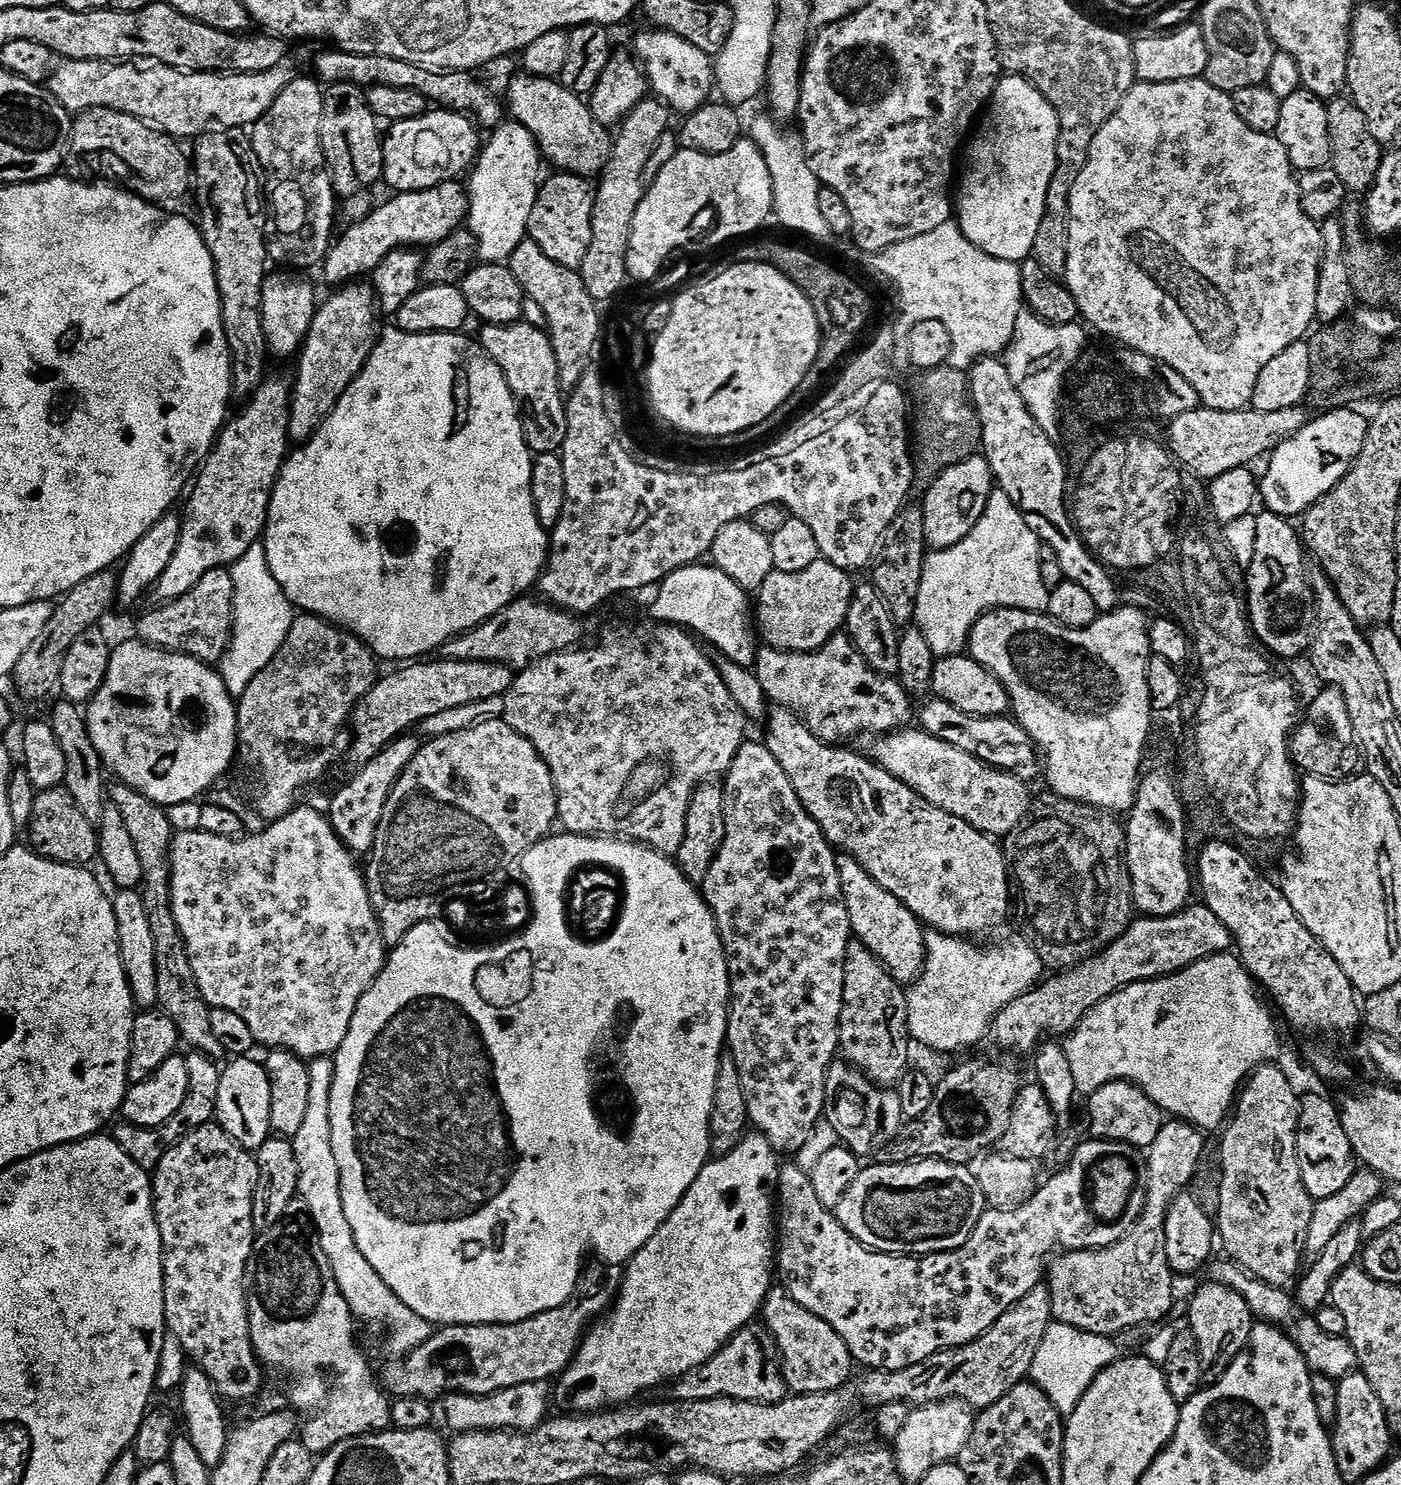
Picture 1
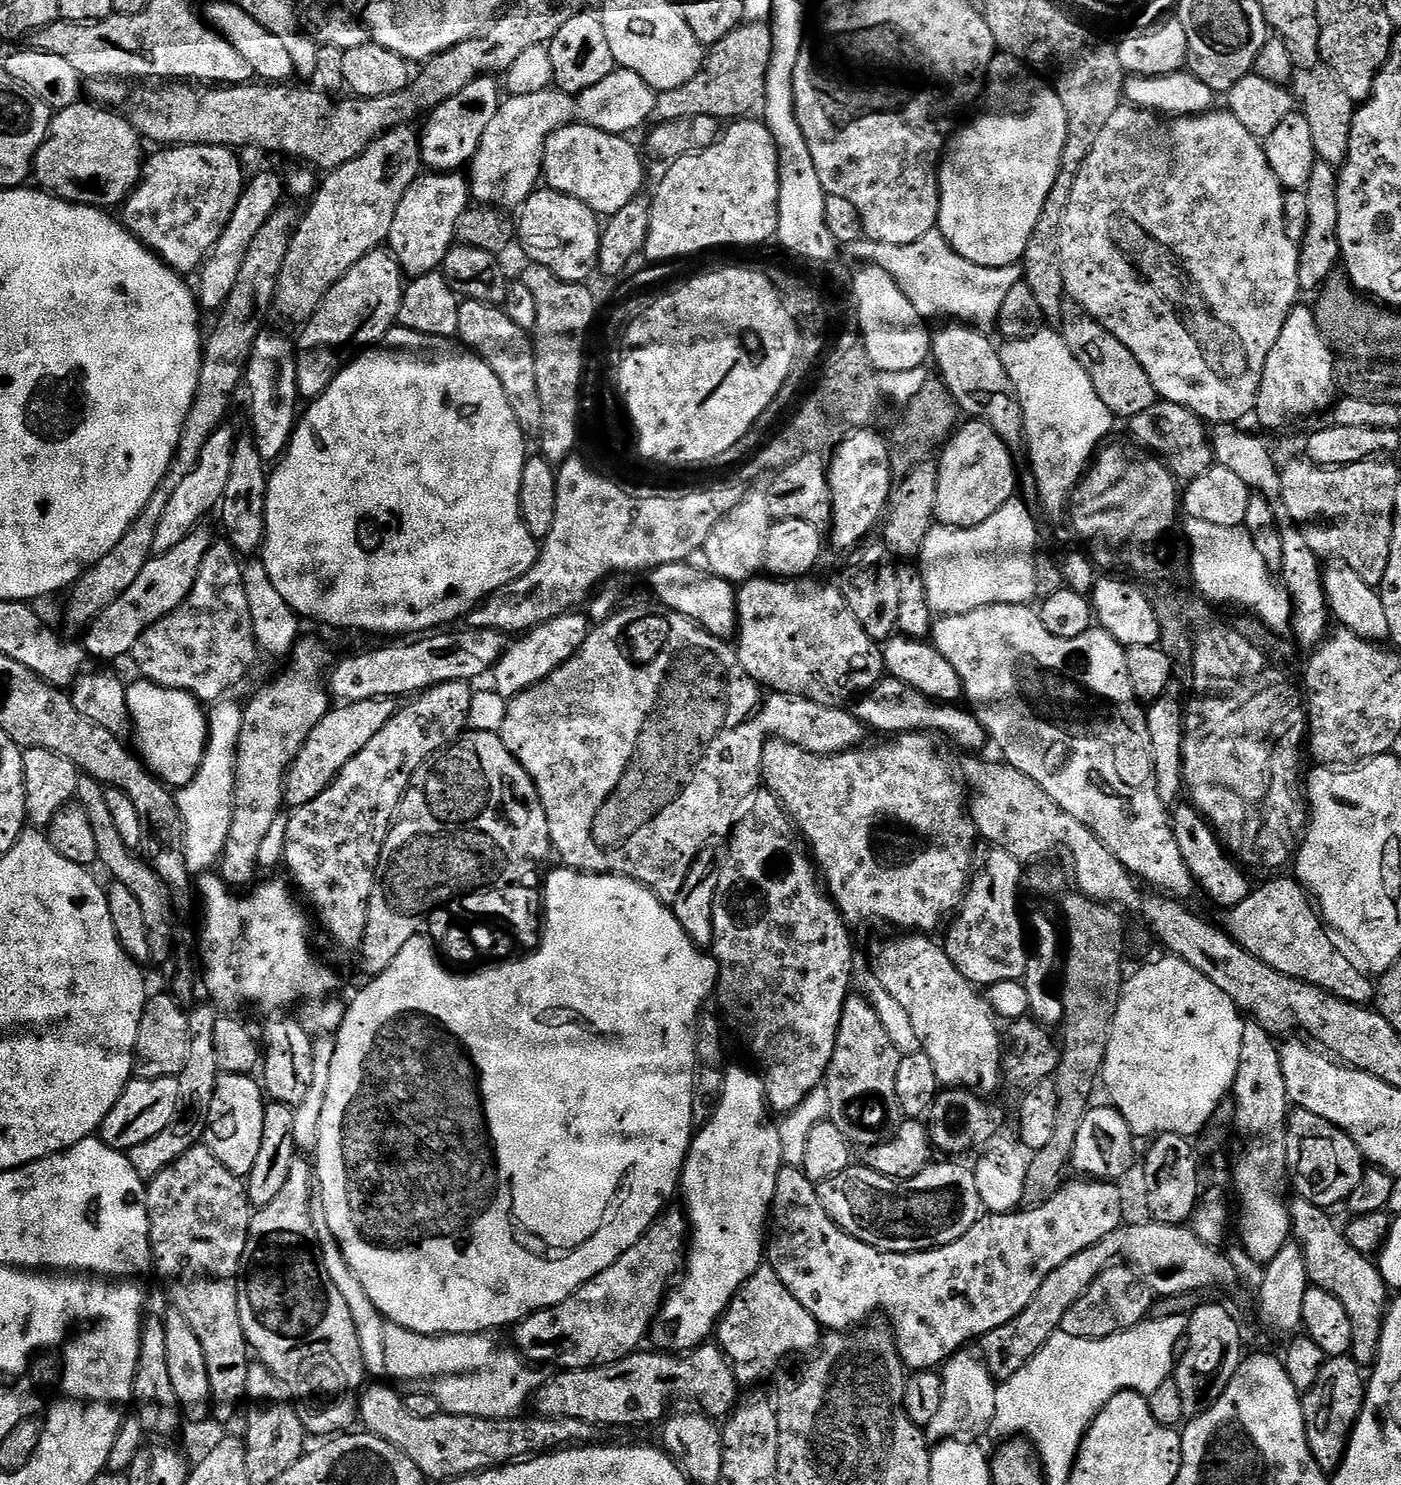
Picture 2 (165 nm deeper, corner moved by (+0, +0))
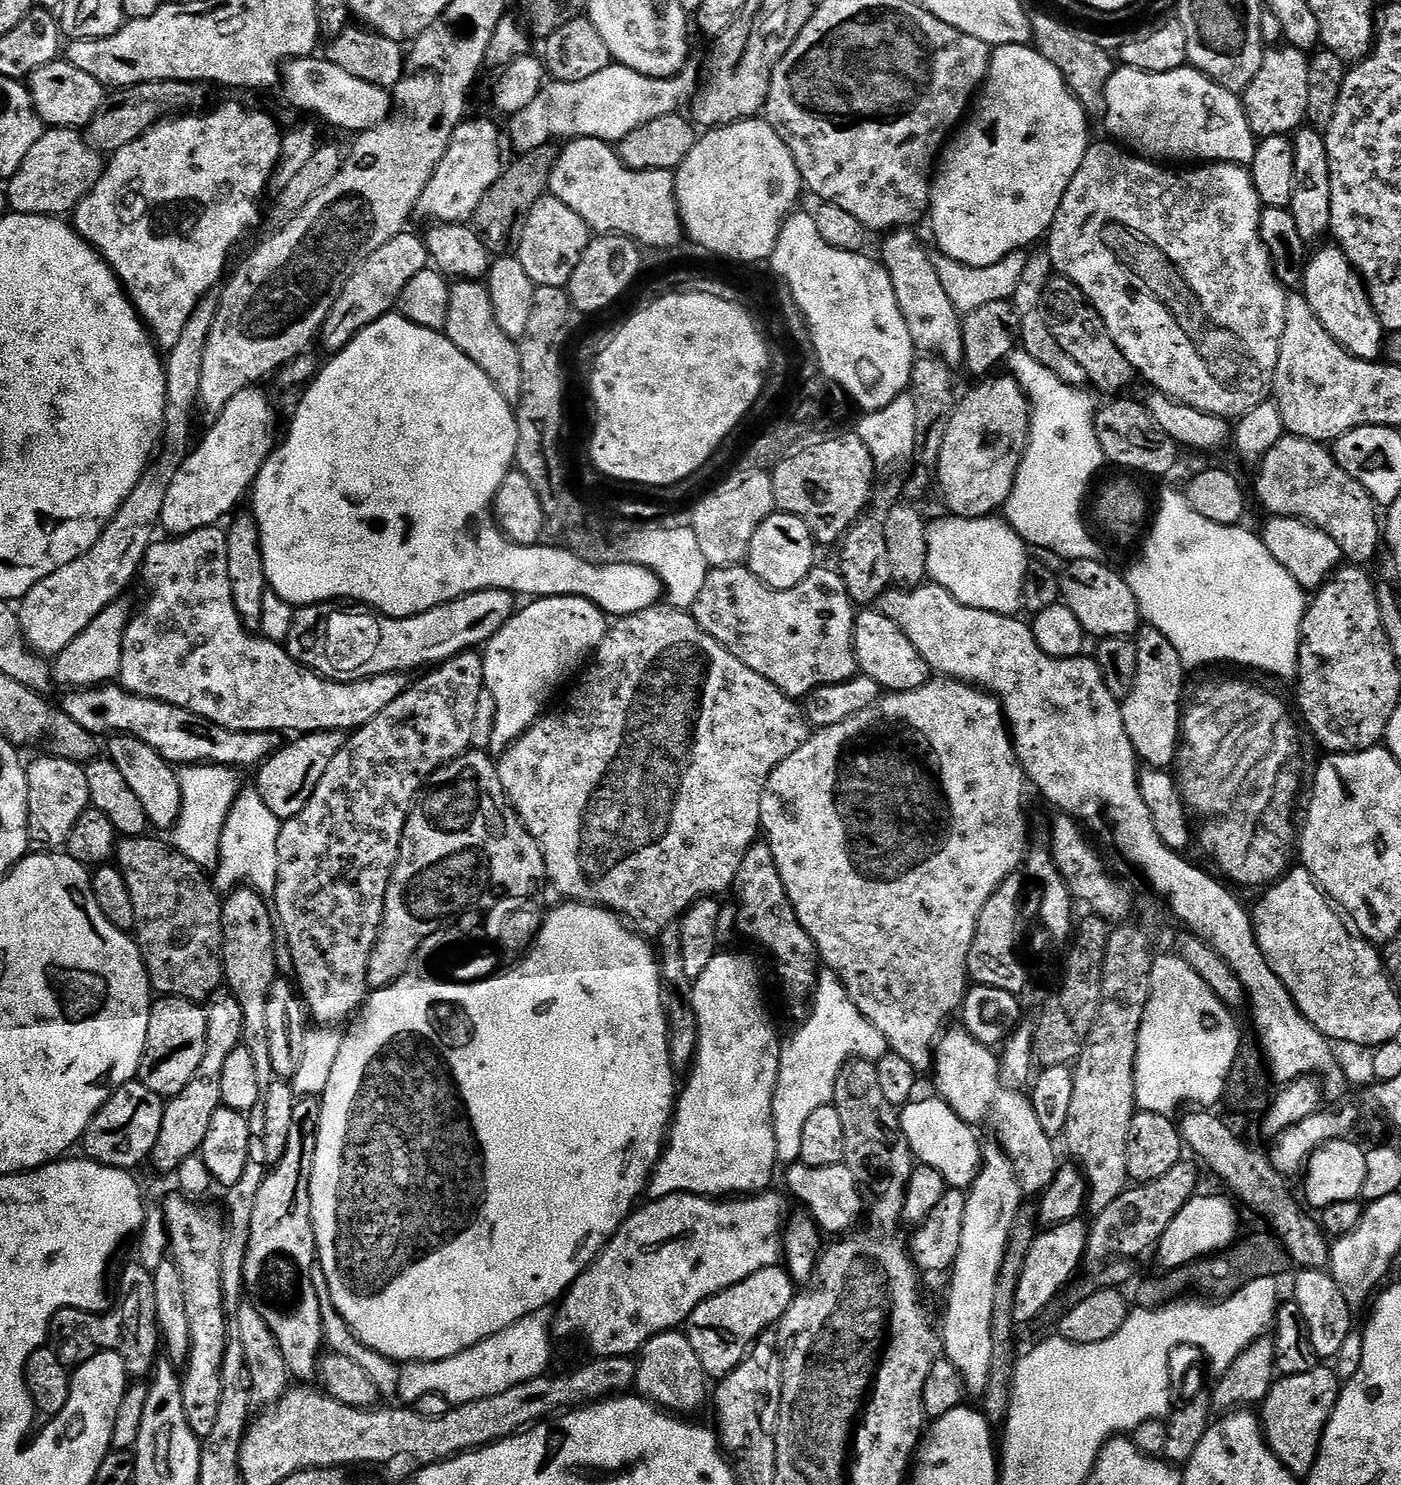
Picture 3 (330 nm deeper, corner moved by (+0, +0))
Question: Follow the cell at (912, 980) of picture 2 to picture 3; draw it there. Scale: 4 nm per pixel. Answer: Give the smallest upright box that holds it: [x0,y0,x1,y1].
[934,1026,1058,1197]

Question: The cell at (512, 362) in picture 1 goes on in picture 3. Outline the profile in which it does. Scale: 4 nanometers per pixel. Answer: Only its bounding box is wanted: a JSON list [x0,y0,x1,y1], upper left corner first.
[442,280,522,406]

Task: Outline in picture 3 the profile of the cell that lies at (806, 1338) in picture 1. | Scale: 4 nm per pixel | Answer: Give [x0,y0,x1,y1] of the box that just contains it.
[686,1266,798,1382]

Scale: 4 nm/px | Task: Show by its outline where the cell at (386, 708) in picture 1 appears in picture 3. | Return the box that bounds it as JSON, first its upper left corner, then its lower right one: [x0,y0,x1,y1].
[254,732,345,822]

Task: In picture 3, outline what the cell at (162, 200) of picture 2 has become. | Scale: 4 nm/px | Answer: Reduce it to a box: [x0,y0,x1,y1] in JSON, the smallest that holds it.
[74,100,284,350]

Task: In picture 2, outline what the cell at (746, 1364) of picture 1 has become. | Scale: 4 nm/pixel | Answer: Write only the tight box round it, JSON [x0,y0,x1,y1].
[534,1342,738,1430]

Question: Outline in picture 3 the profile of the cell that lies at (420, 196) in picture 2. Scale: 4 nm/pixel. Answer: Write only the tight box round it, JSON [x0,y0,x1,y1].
[415,120,504,224]

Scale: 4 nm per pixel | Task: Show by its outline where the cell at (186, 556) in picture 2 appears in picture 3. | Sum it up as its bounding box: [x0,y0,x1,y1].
[50,599,134,690]

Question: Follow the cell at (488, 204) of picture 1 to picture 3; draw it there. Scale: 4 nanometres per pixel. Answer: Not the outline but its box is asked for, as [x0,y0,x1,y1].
[506,62,698,153]

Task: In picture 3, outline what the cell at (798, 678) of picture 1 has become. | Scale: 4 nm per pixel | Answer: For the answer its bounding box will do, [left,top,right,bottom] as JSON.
[690,566,858,698]

